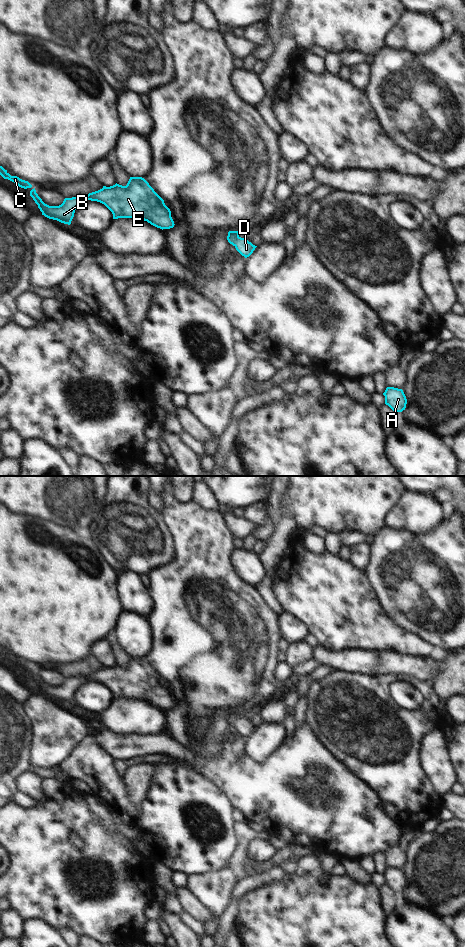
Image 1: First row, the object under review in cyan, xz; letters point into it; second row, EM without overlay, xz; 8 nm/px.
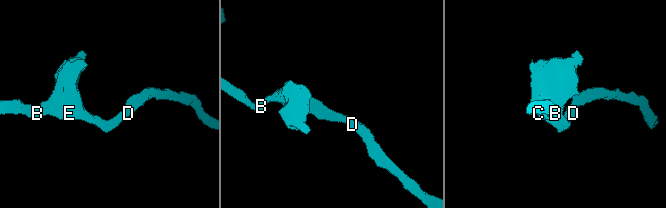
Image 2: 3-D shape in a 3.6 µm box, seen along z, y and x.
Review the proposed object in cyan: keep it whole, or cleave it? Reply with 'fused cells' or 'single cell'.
single cell

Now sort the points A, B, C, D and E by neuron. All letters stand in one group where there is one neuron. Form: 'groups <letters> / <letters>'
groups A B C D E

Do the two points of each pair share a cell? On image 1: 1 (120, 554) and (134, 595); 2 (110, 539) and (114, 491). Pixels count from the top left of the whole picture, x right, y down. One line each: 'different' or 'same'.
1: different
2: same

